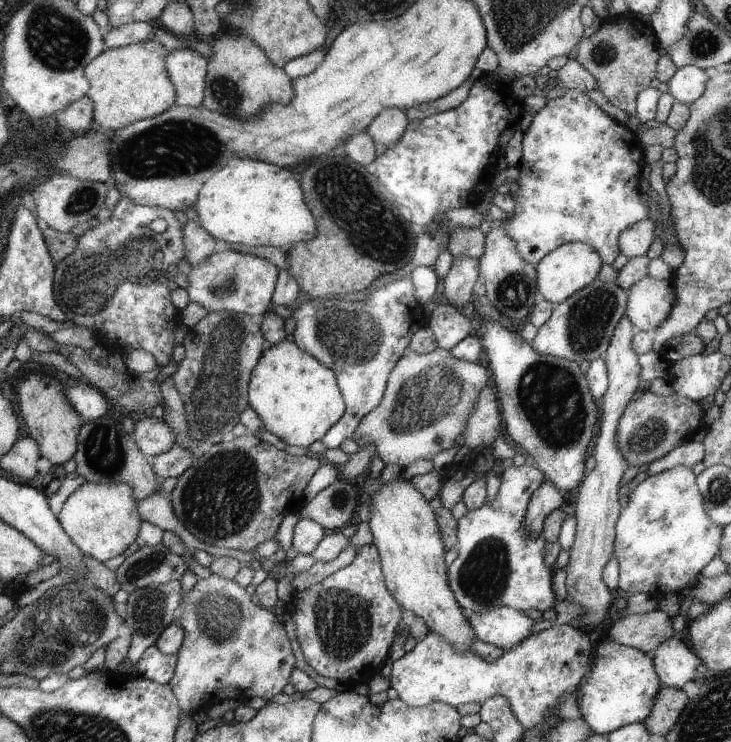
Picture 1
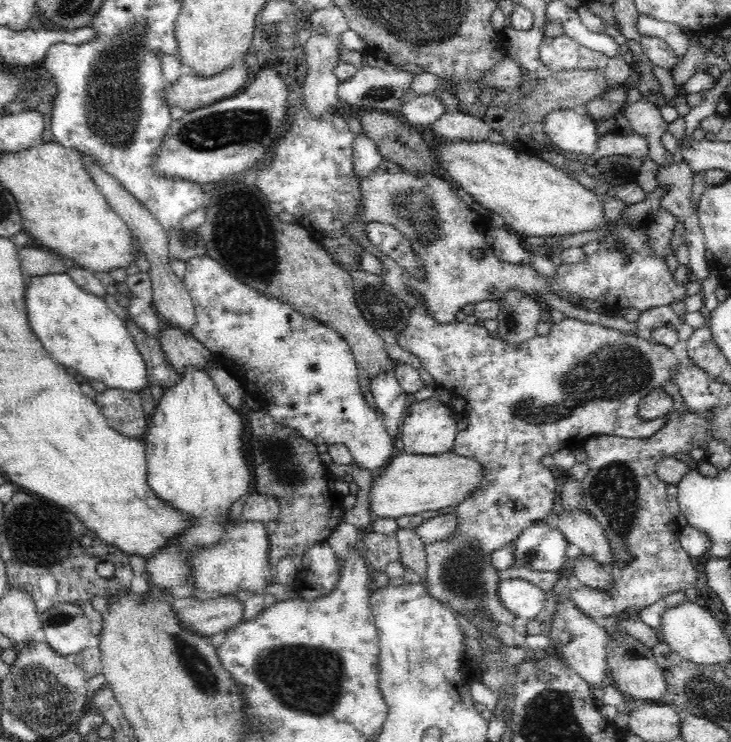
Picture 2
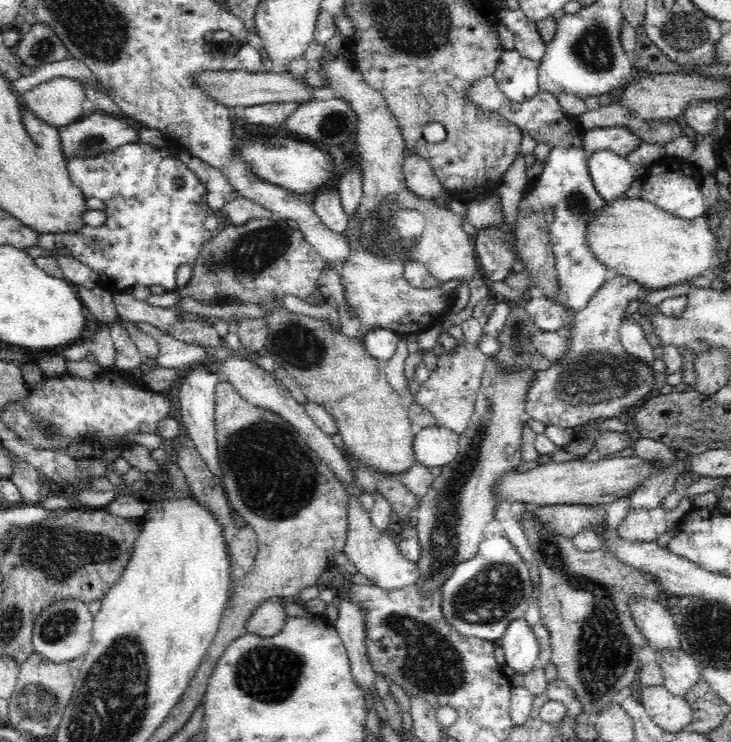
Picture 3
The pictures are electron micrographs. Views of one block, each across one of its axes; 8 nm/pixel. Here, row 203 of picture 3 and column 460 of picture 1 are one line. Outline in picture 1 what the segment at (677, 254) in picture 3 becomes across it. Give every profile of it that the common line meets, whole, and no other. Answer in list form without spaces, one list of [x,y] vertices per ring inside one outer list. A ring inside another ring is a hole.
[[[399,476],[391,482],[381,480],[381,488],[369,496],[369,500],[367,526],[373,536],[373,546],[379,550],[387,590],[405,612],[419,616],[429,632],[443,636],[445,642],[453,644],[459,652],[471,652],[469,644],[475,638],[473,628],[449,586],[447,564],[443,562],[445,544],[441,528],[435,524],[433,512],[423,500],[423,494],[409,480]]]

